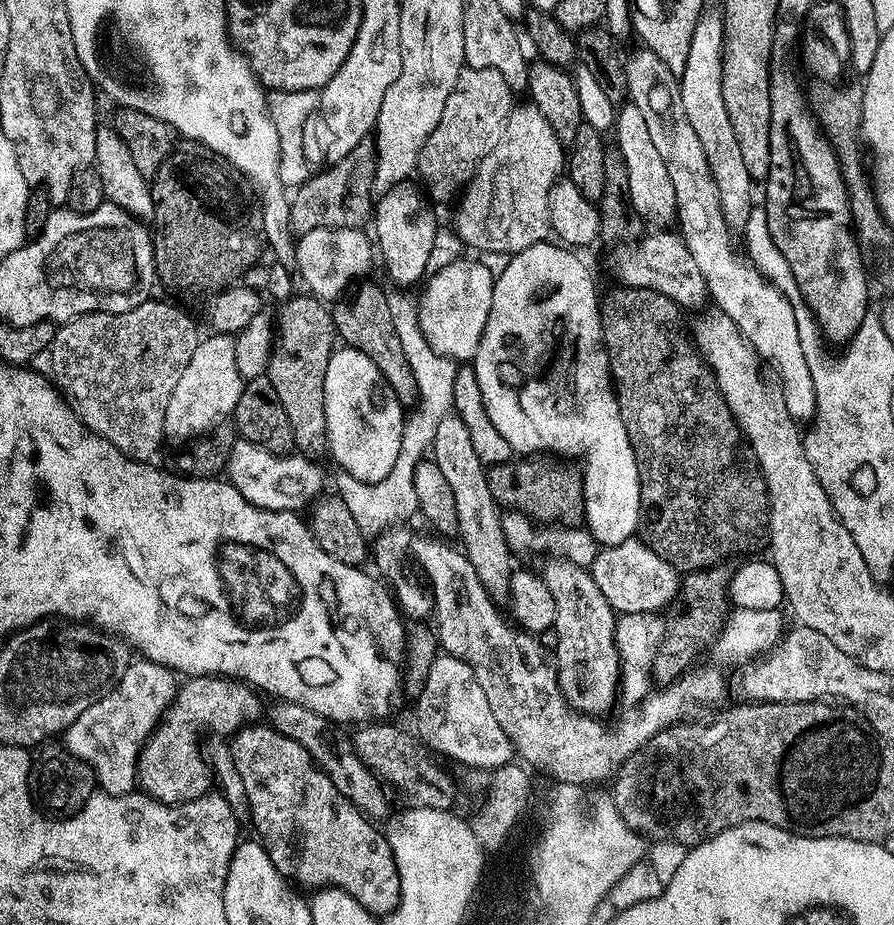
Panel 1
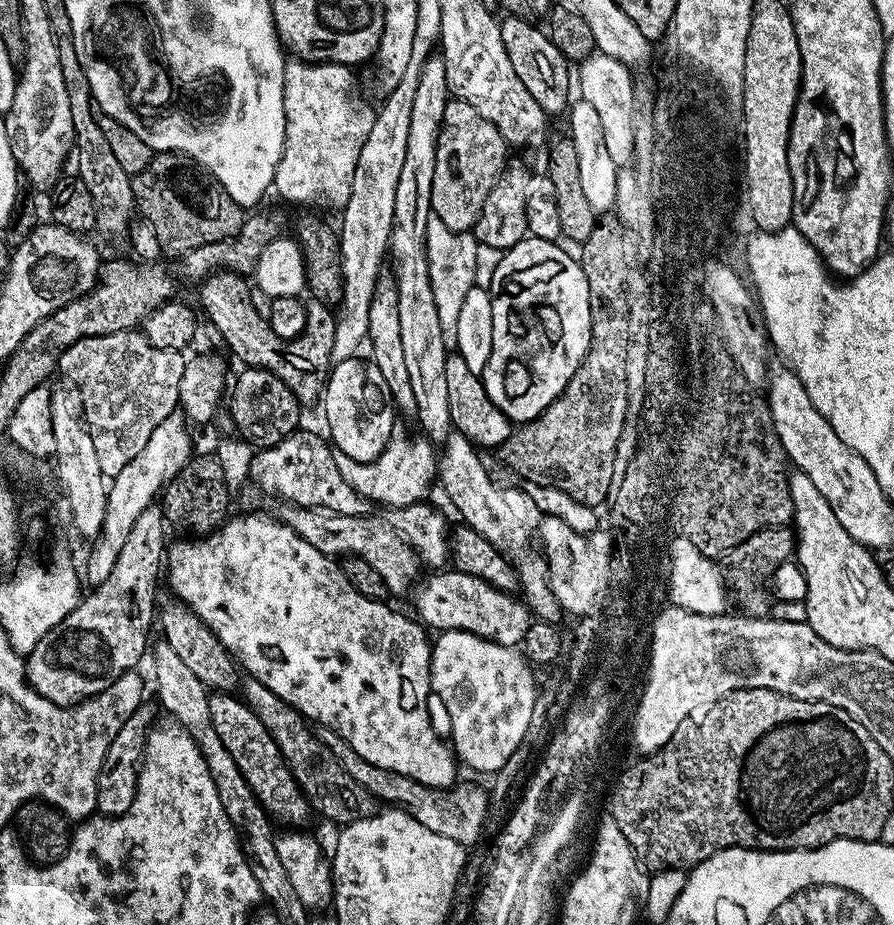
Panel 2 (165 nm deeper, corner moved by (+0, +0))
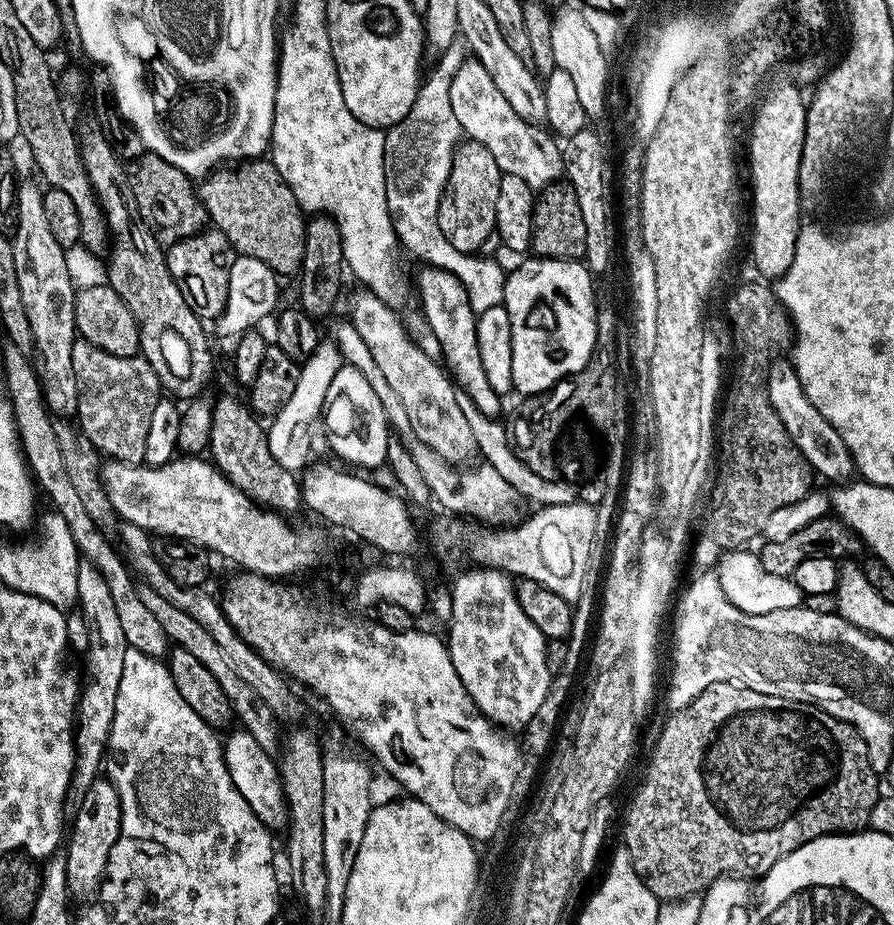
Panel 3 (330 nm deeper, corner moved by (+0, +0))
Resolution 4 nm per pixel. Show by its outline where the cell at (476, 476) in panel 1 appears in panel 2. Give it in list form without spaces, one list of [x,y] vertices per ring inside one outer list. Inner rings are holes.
[[[433,54],[420,72],[418,90],[414,90],[414,110],[410,110],[410,138],[406,148],[406,162],[402,164],[398,191],[394,194],[394,222],[388,243],[390,264],[396,267],[394,279],[398,290],[398,323],[402,325],[402,351],[410,374],[410,390],[414,390],[414,416],[415,419],[420,419],[420,424],[424,427],[423,435],[433,442],[444,442],[453,431],[450,393],[446,386],[446,362],[450,348],[442,338],[442,325],[438,322],[426,248],[427,220],[433,216],[430,190],[434,182],[436,139],[449,99],[443,55]]]

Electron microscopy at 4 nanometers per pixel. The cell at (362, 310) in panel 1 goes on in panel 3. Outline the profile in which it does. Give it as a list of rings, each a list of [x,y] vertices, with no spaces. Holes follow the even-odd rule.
[[[253,158],[251,160],[239,161],[238,166],[220,166],[208,173],[207,177],[201,179],[198,184],[200,193],[200,201],[202,206],[208,211],[208,219],[211,227],[215,231],[226,234],[226,238],[232,244],[233,253],[249,256],[250,258],[258,258],[262,262],[266,262],[266,266],[270,266],[277,274],[277,277],[285,278],[284,276],[295,277],[299,273],[304,263],[304,226],[306,223],[305,209],[300,207],[300,201],[294,198],[294,194],[290,190],[290,186],[286,186],[286,182],[282,178],[282,174],[278,174],[278,170],[268,158]]]

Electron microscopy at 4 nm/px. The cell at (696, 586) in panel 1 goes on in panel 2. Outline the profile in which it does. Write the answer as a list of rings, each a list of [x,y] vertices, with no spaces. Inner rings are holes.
[[[791,527],[763,528],[754,533],[746,542],[734,546],[726,553],[726,560],[732,563],[730,592],[740,603],[739,611],[750,618],[765,619],[771,613],[774,603],[773,580],[775,571],[783,563],[791,561],[796,551],[796,538]]]

